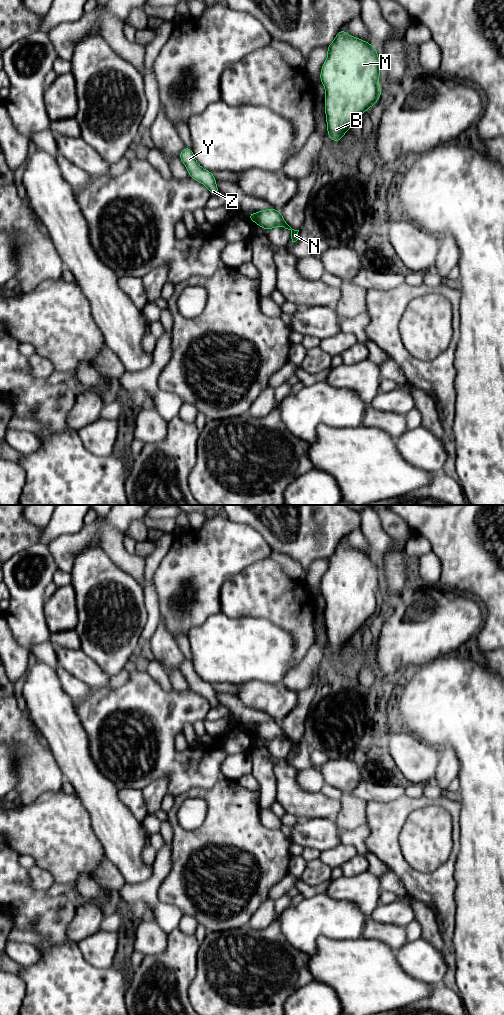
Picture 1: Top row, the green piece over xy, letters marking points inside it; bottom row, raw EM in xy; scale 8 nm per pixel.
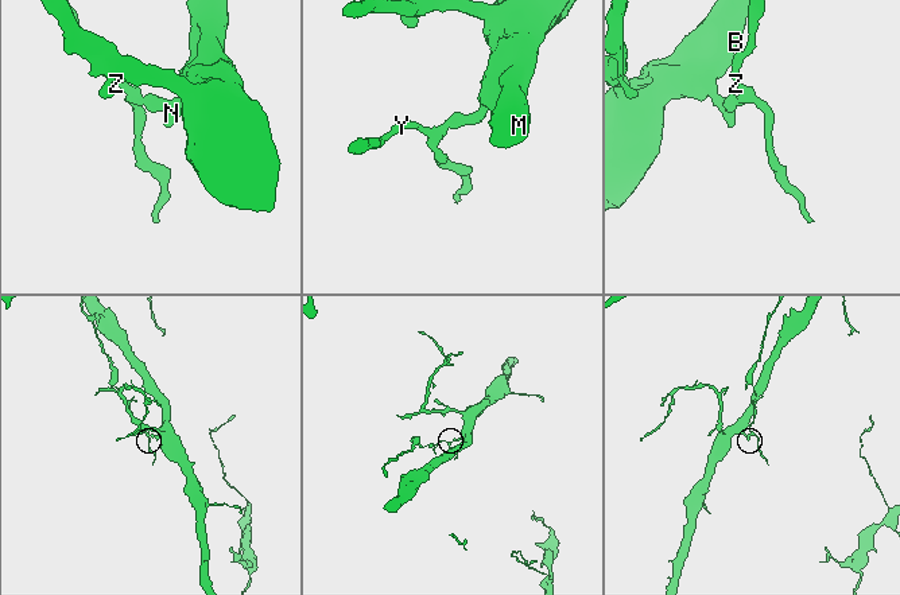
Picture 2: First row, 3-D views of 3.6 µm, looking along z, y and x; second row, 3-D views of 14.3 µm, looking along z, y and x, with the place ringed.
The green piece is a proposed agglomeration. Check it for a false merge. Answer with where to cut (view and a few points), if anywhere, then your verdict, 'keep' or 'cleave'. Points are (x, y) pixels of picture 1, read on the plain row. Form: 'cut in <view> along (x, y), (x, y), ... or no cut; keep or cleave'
cut in xy along (255, 725), (256, 733); cleave

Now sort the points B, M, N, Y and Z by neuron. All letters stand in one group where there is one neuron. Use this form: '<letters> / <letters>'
B M N / Y Z

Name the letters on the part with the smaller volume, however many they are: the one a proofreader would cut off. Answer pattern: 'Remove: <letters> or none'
Remove: Y, Z

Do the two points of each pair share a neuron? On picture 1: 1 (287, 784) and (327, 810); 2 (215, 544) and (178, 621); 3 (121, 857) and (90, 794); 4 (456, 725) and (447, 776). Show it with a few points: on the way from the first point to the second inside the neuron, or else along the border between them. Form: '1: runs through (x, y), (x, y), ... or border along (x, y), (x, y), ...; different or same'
1: runs through (297, 794), (308, 805), (317, 805); same
2: runs through (199, 563), (187, 582), (187, 602); same
3: runs through (121, 841), (121, 834), (112, 823), (106, 810); same
4: border along (441, 748), (450, 748), (455, 753), (458, 773); different

